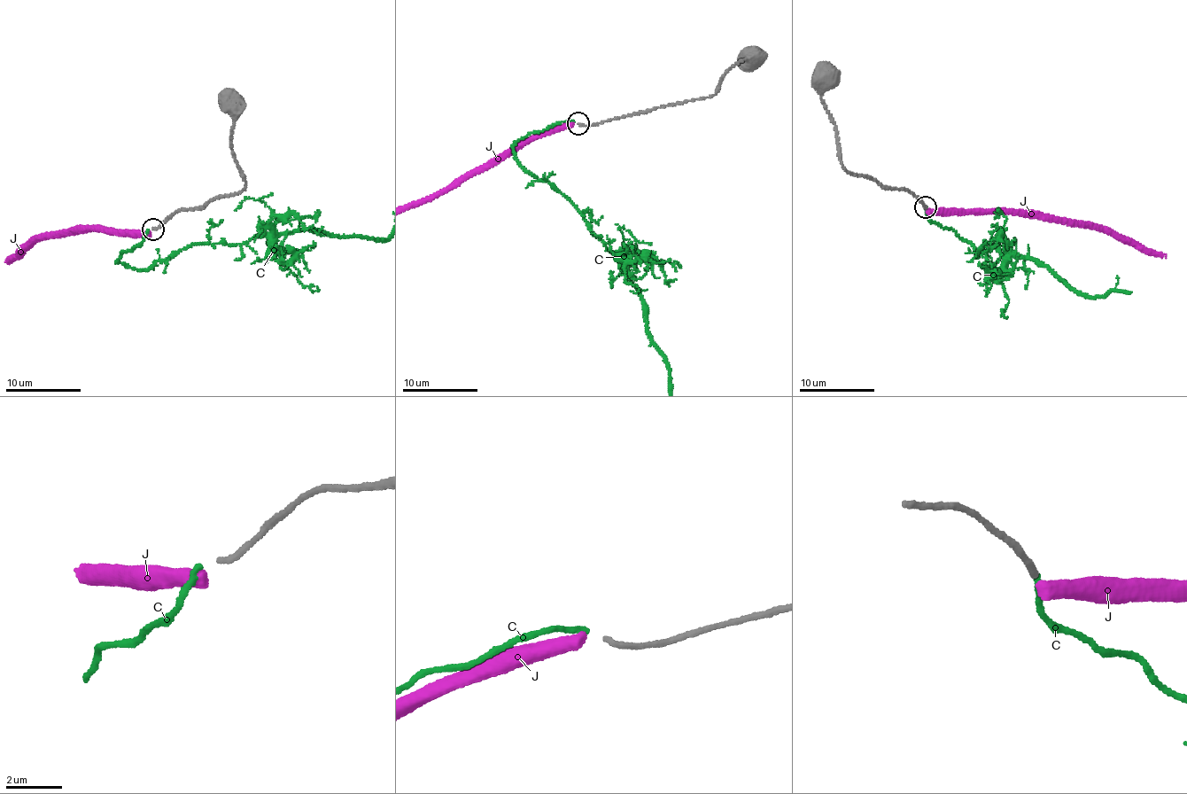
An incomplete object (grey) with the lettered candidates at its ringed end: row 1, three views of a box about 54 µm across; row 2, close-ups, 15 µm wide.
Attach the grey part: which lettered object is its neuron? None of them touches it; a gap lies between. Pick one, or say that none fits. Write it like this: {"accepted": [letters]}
{"accepted": ["C"]}

